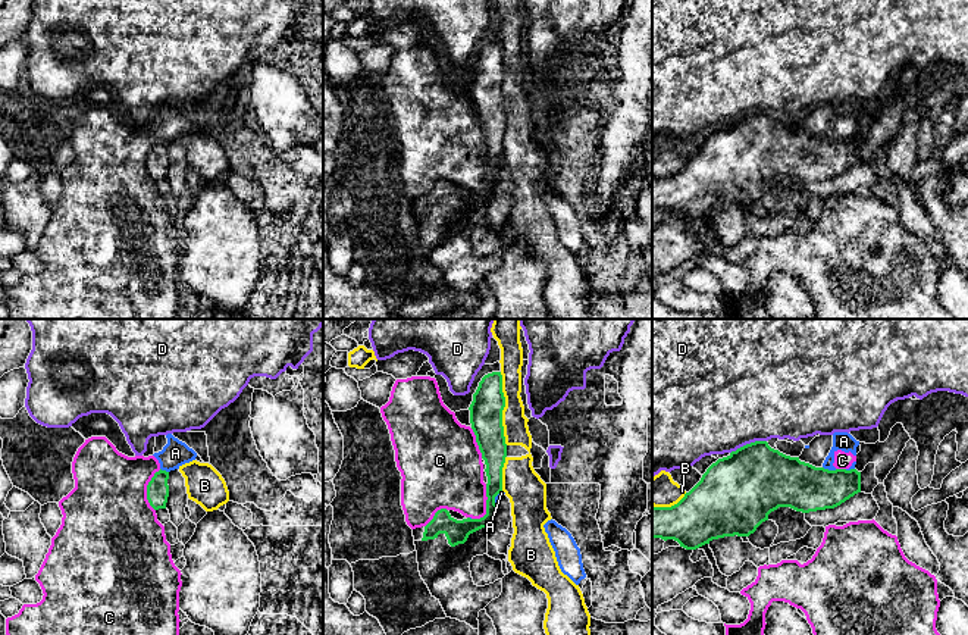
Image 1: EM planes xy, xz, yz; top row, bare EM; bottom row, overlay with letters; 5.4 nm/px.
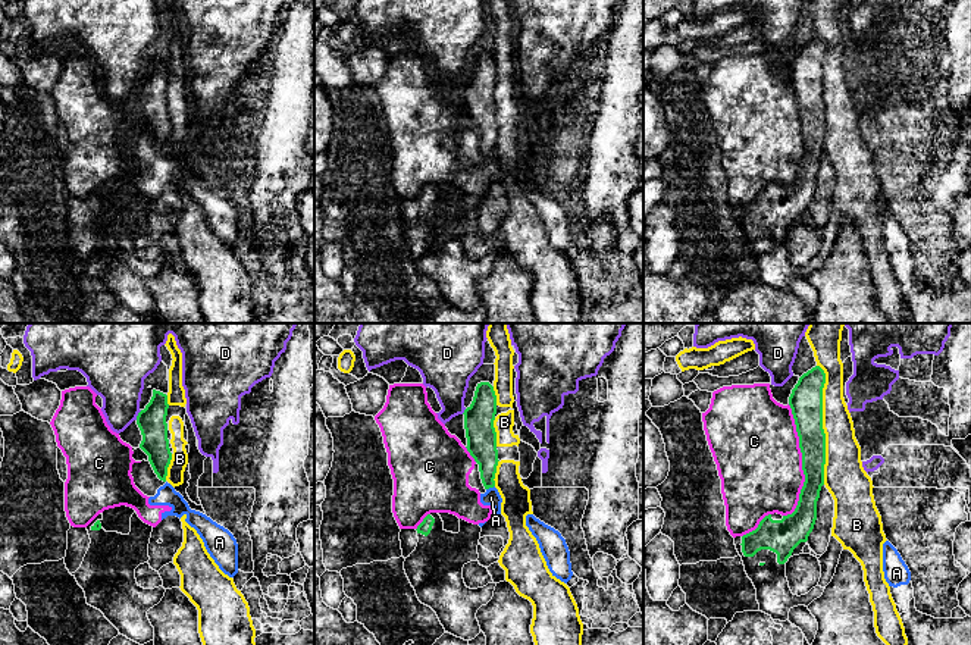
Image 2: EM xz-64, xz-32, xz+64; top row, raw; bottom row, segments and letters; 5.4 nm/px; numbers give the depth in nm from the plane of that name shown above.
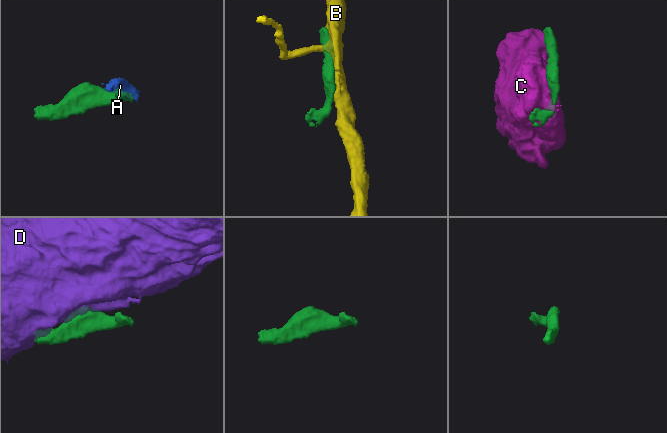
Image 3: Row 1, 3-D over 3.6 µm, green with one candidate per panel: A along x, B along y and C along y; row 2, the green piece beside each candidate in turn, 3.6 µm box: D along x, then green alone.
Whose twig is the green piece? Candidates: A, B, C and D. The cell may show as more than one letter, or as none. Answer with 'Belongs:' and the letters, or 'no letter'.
Belongs: no letter

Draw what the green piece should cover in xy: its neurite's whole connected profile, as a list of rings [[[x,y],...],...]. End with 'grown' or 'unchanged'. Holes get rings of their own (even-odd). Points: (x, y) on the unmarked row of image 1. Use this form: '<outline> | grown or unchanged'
[[[160,140],[154,144],[154,147],[147,156],[147,171],[154,181],[166,179],[169,168],[167,150],[169,143]]] | unchanged

